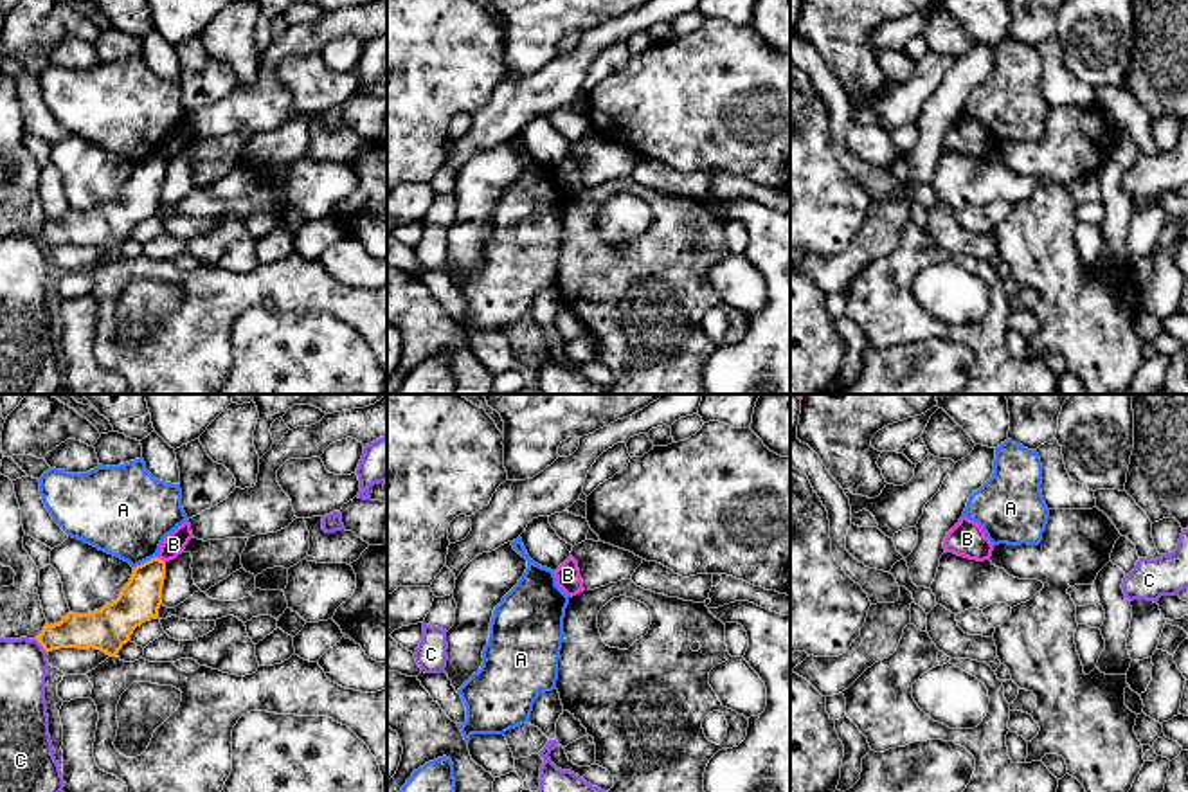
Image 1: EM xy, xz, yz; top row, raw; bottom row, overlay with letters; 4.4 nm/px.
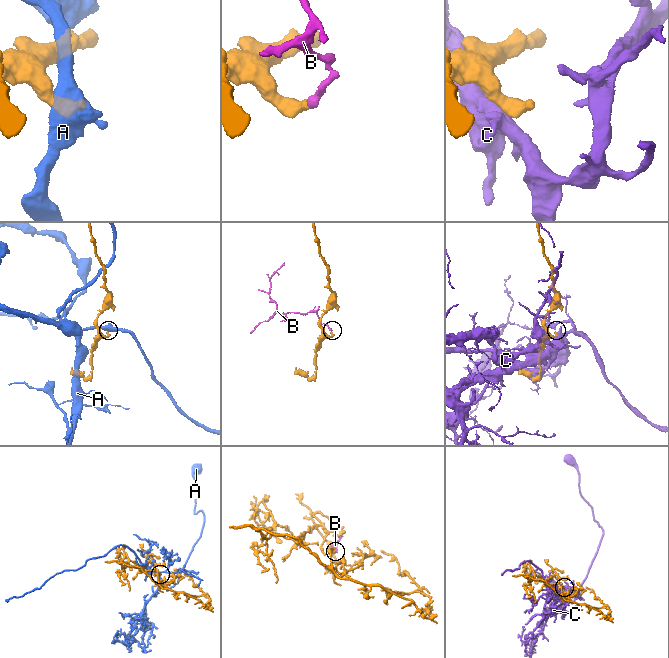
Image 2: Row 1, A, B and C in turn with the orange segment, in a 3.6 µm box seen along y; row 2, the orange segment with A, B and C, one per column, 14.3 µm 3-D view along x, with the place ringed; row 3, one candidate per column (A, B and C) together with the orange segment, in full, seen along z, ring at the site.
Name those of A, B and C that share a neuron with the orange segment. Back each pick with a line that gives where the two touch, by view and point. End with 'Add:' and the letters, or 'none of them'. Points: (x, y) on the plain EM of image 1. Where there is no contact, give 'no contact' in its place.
Add: none of them

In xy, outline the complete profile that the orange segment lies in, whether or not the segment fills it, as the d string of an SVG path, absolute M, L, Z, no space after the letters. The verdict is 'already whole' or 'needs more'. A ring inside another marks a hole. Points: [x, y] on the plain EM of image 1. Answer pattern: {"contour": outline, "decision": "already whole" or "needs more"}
{"contour": "M155 153L133 164L115 198L88 211L68 209L59 220L47 220L36 238L47 250L59 245L94 245L115 254L137 223L157 216L164 176L166 158Z", "decision": "already whole"}

